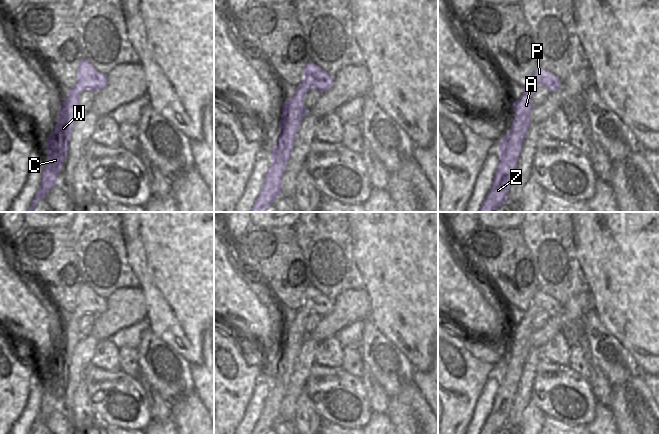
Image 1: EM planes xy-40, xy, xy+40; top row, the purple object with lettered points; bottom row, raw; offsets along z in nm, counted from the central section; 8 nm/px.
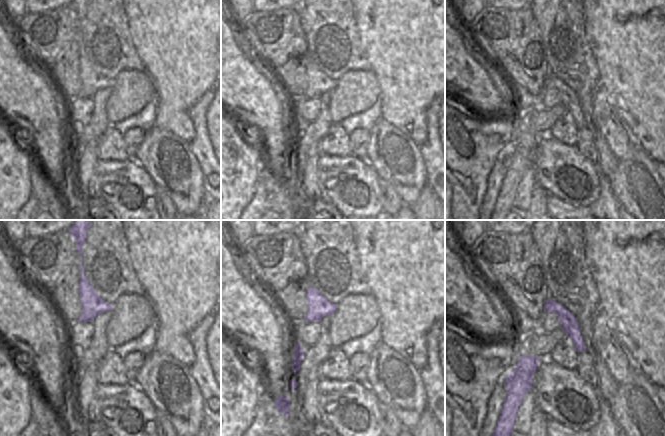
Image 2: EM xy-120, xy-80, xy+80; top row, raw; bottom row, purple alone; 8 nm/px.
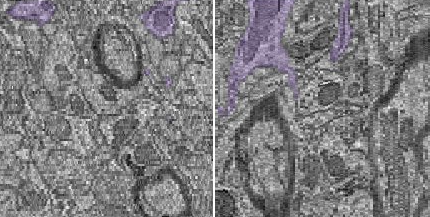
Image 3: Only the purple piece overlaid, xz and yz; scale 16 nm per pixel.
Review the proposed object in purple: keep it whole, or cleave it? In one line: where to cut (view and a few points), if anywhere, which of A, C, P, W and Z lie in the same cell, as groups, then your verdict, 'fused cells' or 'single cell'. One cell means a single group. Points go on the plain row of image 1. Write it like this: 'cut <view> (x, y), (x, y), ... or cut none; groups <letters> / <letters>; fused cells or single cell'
cut none; groups A C P W Z; single cell

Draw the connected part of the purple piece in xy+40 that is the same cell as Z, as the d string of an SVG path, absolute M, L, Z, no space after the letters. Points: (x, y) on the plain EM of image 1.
M538 290L533 295L531 305L523 312L521 321L510 327L515 335L511 353L499 366L499 387L493 399L491 411L479 434L497 434L507 426L511 403L523 371L523 365L531 349L529 339L533 333L531 321L538 310L556 316L561 309L557 300Z

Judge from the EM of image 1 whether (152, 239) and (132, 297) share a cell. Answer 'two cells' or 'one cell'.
two cells

